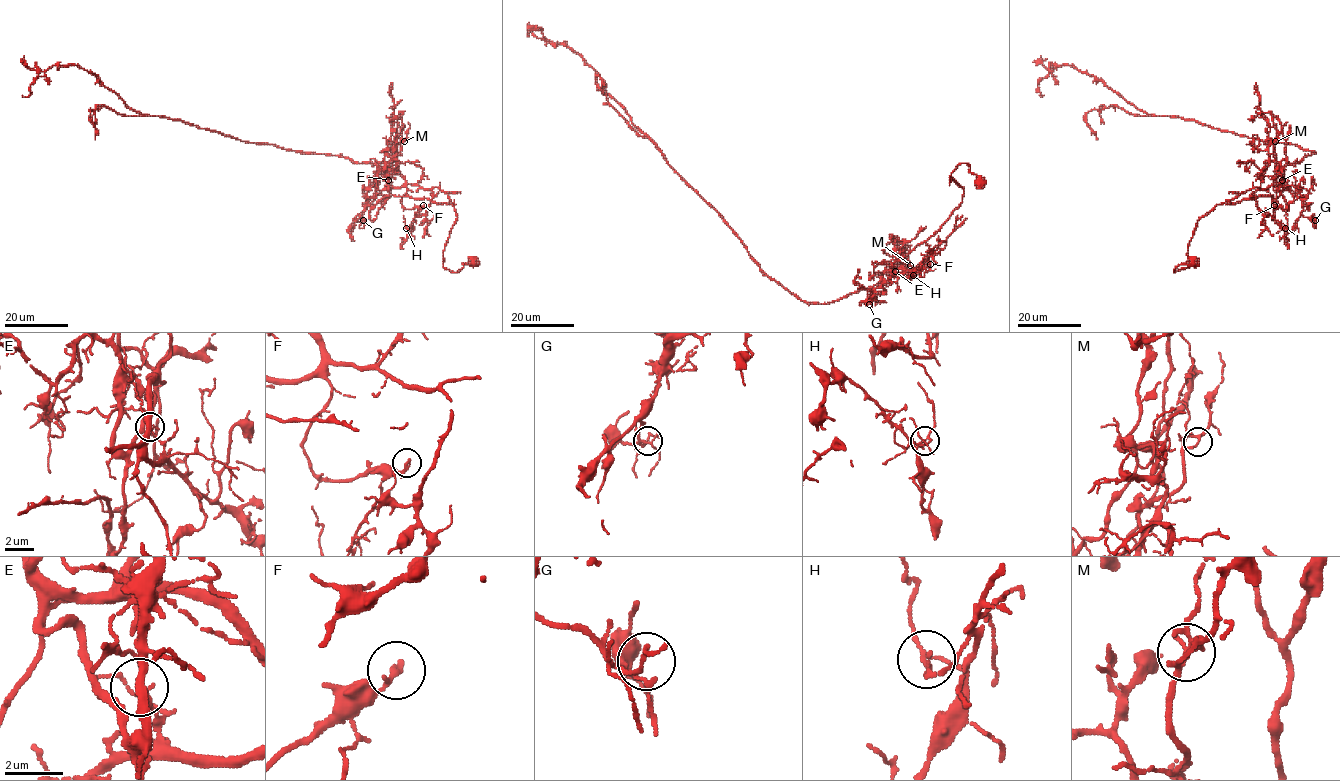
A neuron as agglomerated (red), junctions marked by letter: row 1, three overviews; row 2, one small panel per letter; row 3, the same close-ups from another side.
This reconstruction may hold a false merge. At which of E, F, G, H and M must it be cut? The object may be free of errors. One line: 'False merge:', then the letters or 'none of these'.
False merge: E

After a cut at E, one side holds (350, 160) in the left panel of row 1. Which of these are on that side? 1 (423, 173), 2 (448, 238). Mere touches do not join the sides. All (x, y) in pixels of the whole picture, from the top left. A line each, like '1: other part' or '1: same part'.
1: same part
2: other part

